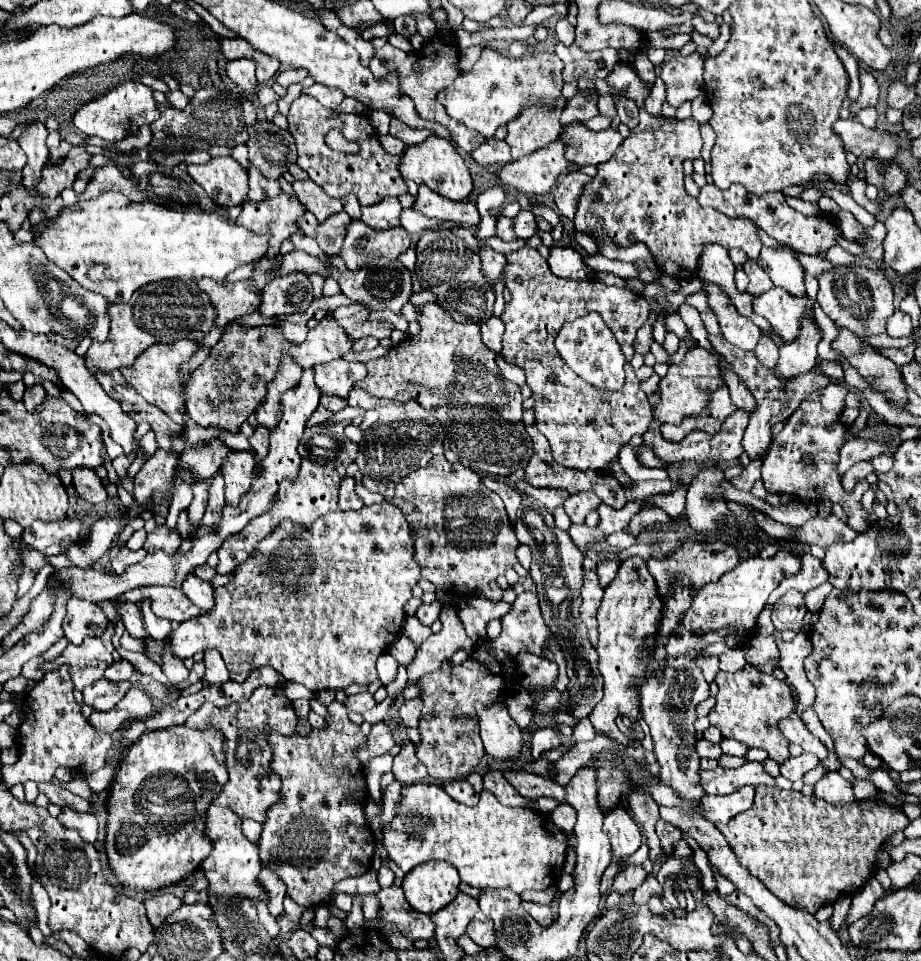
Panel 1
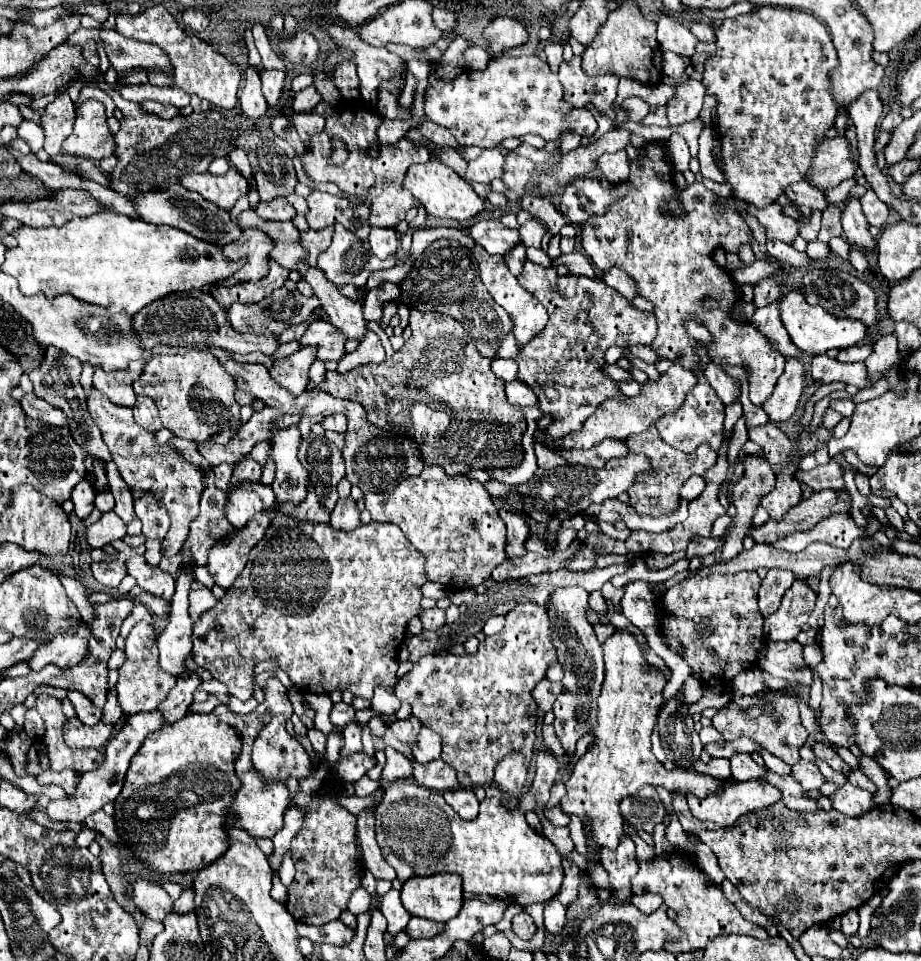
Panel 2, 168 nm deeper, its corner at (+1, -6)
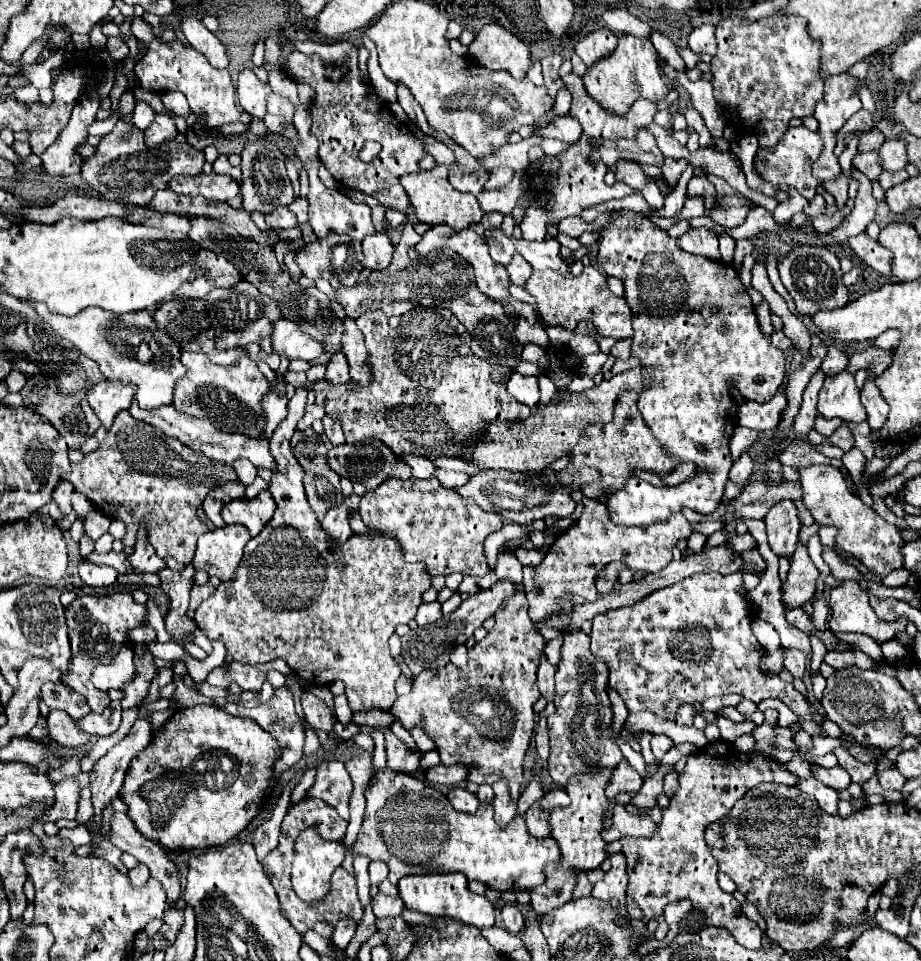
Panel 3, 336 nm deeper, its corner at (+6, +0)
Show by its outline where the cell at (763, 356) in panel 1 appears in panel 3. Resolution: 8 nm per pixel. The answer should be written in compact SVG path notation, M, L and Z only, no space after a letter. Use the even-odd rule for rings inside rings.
M618 210L618 218L610 220L598 230L598 266L606 276L616 276L624 282L626 302L630 304L634 316L646 316L650 322L634 322L632 336L632 356L642 360L642 366L652 368L648 372L650 386L640 394L638 410L646 420L648 428L654 432L658 442L668 454L678 456L682 462L698 462L698 466L708 468L708 474L698 474L696 478L682 482L674 488L654 490L662 496L648 500L628 500L628 494L614 492L606 500L610 520L616 524L638 526L666 522L672 514L682 512L682 508L692 508L696 512L714 512L722 502L722 490L728 480L728 470L732 466L728 442L738 424L736 404L728 394L728 386L738 386L744 400L768 402L786 374L784 352L772 346L770 336L762 336L752 300L740 282L738 272L724 262L704 258L700 254L690 254L682 250L676 238L668 236L666 230L658 228L648 216L634 210Z

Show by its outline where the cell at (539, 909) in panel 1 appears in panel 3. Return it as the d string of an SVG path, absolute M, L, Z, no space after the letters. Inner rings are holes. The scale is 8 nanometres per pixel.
M504 904L500 910L500 924L510 932L510 934L520 934L524 924L524 916L520 912L520 908L512 906L512 904Z

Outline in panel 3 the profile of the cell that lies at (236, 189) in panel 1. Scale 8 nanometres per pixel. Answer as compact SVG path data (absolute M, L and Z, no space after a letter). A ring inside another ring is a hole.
M198 174L198 176L174 176L168 186L178 194L204 196L216 202L228 202L240 194L240 186L230 176L222 174Z

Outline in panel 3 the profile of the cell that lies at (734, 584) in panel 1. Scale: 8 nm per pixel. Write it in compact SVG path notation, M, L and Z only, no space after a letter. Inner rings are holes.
M702 572L698 576L682 580L680 584L652 592L650 596L646 596L646 600L630 608L616 608L602 616L596 616L592 620L590 632L592 654L606 662L610 672L608 686L622 696L630 712L650 710L666 720L674 720L674 716L662 710L664 702L674 698L680 702L704 702L712 696L740 694L742 698L756 704L764 698L778 698L798 716L798 726L802 730L806 730L810 736L826 736L820 724L814 720L810 702L804 694L800 694L790 682L784 682L780 676L764 676L760 668L760 656L764 650L752 632L754 614L746 596L740 594L742 588L742 572L728 576L722 576L718 572Z

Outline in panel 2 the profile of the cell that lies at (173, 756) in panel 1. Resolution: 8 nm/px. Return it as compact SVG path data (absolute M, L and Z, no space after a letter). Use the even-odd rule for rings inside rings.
M187 712L179 722L171 726L165 724L161 730L145 738L143 746L131 760L123 790L115 800L115 818L123 840L133 844L135 850L141 846L139 858L149 870L155 870L161 876L201 870L225 854L229 846L227 816L231 802L241 788L241 780L237 786L235 776L235 760L237 752L241 752L239 748L241 734L235 728L223 724L215 714Z

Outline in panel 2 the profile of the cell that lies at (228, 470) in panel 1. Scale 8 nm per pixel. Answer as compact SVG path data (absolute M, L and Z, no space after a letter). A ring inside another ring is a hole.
M243 484L229 492L227 520L233 528L243 528L245 522L255 516L269 512L275 506L275 494L271 486L263 484Z

